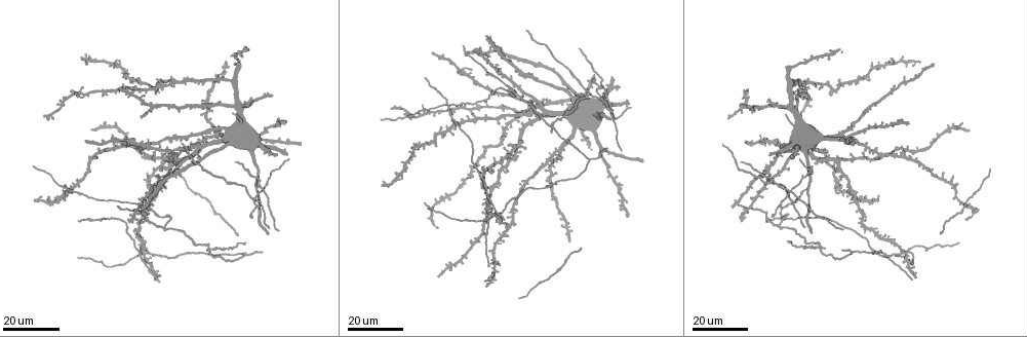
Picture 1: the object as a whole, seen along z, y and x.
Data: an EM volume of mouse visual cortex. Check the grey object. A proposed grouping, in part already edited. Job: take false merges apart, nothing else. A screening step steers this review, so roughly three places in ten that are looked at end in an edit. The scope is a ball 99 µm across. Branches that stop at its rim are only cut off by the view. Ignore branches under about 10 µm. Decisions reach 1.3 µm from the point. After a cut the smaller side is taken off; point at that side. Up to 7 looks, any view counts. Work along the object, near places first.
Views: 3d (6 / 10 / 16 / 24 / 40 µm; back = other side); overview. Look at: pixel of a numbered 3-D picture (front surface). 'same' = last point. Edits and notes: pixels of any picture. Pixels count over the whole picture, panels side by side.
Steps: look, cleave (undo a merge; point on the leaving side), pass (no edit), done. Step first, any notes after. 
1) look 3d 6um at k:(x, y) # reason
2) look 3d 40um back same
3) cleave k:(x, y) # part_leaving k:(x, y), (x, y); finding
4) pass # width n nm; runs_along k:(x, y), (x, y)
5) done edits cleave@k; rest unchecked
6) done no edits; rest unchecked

look 3d 16um at 1:(954, 187) # a fork

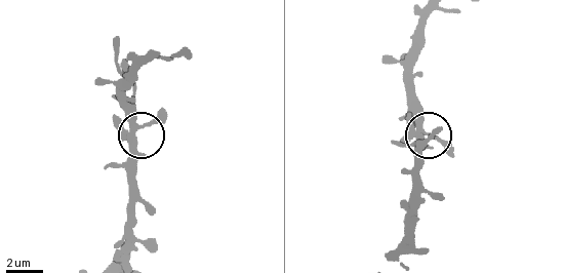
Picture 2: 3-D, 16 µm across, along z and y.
look 3d 10um at 2:(141, 124)

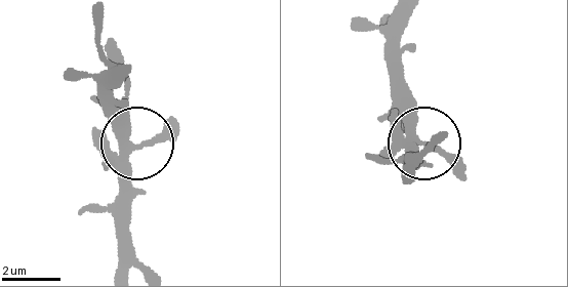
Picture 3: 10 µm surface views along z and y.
pass # side_arm 18 um; arms 3; continuous, no second neuron

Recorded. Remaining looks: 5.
look 3d 16um at 1:(162, 227) # three-way junction

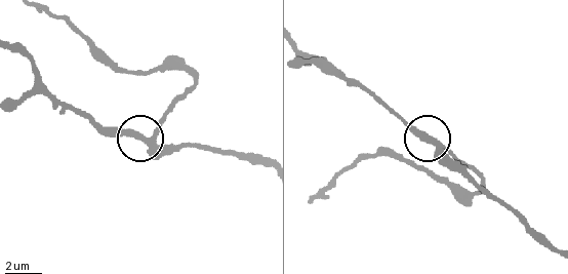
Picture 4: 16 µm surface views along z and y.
look 3d 10um at 4:(443, 147) # zoom in

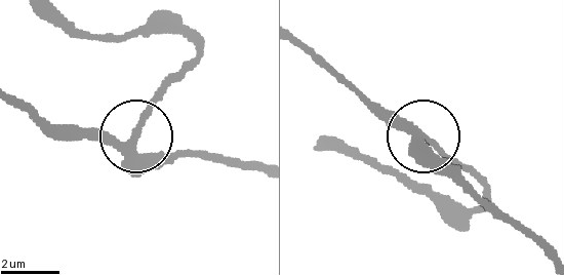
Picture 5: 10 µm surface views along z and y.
pass # width 230 nm; continuous, no second neuron

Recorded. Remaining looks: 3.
look 3d 16um at 1:(905, 259) # two arms at a narrow angle

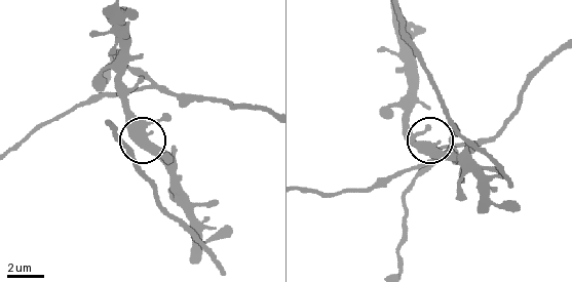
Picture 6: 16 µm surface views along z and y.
look 3d 6um at 6:(147, 127) # zoom in

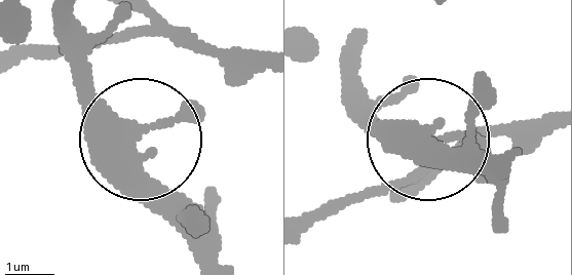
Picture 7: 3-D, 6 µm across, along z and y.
pass # side_arm 78 um; runs_along 7:(70, 18), (86, 80), (139, 142), (151, 202), (192, 260); continuous, no second neuron

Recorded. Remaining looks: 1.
done no edits; rest unchecked

